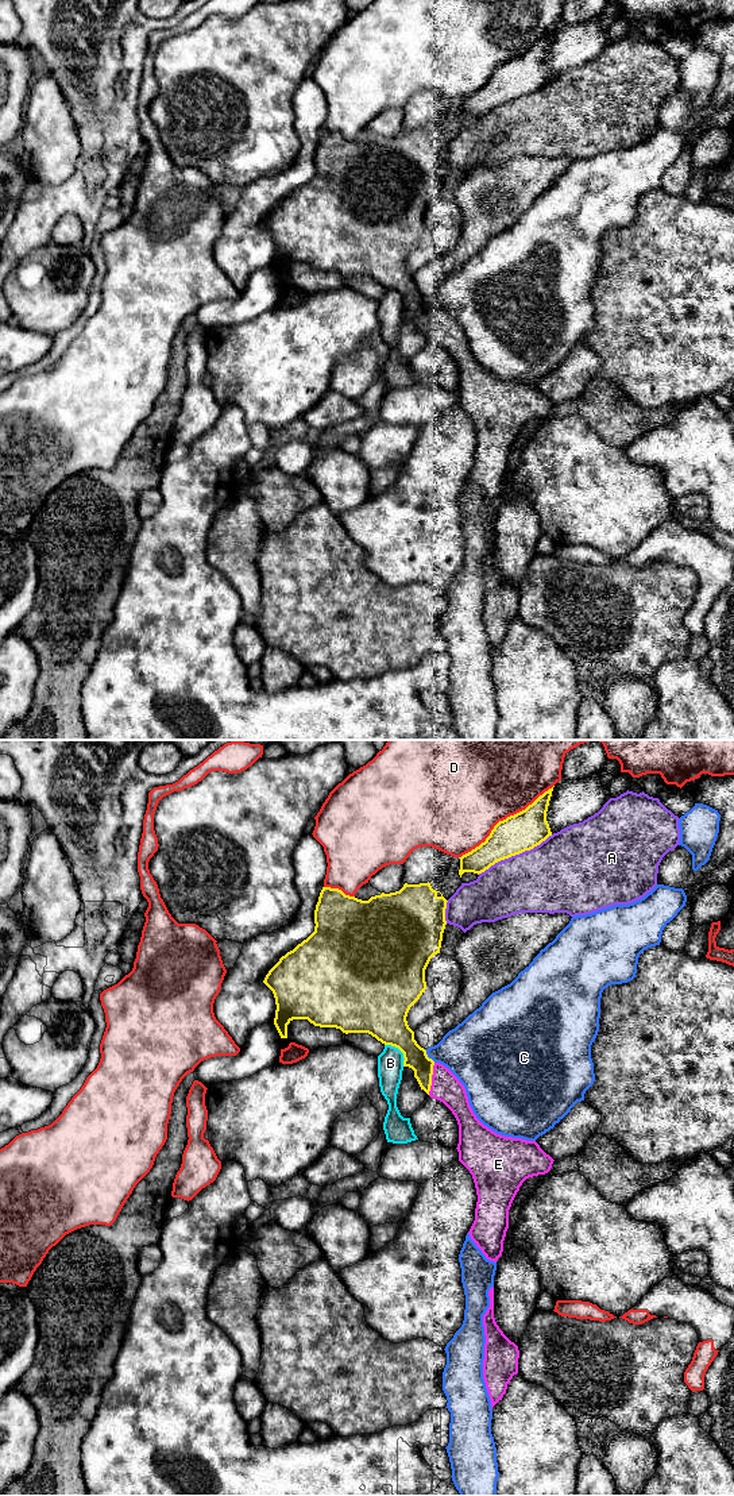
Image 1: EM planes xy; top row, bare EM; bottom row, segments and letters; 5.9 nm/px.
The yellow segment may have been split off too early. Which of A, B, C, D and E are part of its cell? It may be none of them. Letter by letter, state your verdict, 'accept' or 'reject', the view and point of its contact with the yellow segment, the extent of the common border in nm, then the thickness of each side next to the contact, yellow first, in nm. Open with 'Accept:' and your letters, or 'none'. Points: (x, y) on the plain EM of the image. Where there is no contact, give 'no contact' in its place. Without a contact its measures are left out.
Accept: E
A: reject; contact xy (514, 99); length 500 nm; calibres 220 and 400 nm
B: reject; contact xy (400, 293); length 180 nm; calibres 300 and 160 nm
C: reject; contact xy (427, 300); length 100 nm; calibres 180 and 320 nm
D: reject; contact xy (503, 64); length 700 nm; calibres 220 and 460 nm
E: accept; contact xy (431, 323); length 200 nm; calibres 140 and 180 nm

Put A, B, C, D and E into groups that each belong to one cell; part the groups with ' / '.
A / B / C / D / E

